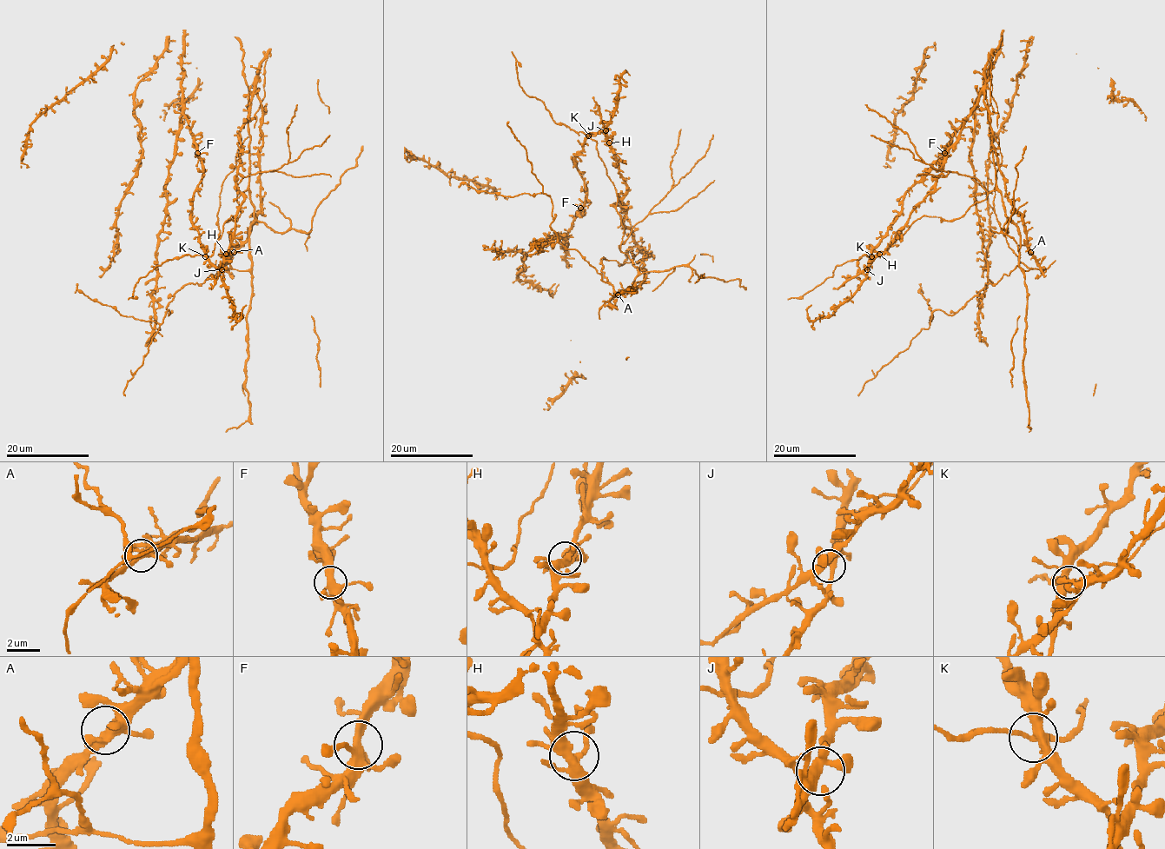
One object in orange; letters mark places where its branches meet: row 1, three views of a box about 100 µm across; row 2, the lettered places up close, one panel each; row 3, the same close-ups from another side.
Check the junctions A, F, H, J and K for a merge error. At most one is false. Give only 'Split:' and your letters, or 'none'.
Split: none

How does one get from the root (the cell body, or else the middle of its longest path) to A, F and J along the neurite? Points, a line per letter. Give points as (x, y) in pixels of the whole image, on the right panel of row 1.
A: (875, 248), (885, 252), (924, 215), (959, 219), (996, 189), (1020, 237), (1022, 270), (1039, 267), (1030, 252)
F: (875, 248), (901, 210), (903, 195), (944, 153)
J: (875, 248), (869, 265), (864, 267), (867, 269)

